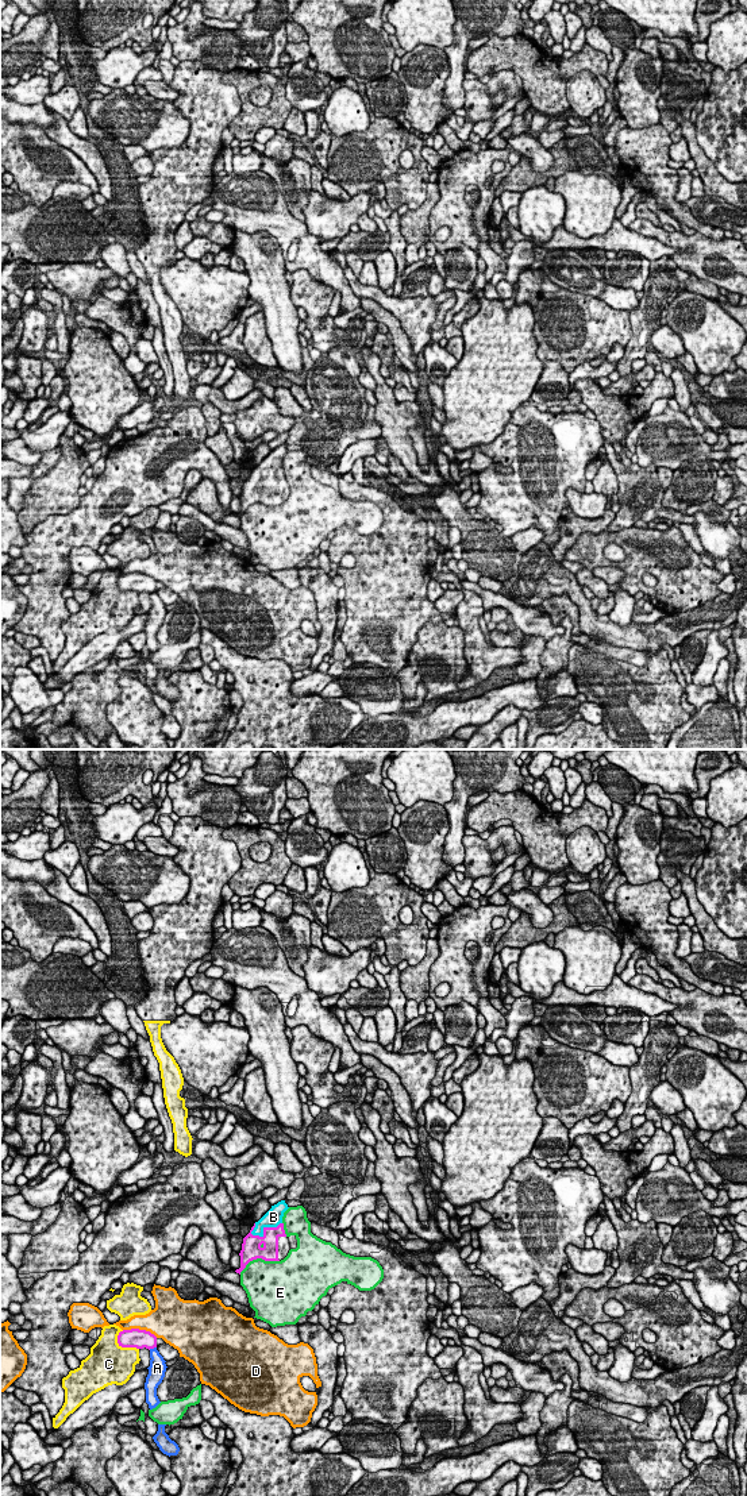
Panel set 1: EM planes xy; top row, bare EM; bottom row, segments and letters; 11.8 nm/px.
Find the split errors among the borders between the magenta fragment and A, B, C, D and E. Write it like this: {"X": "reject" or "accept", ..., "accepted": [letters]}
{"A": "reject", "B": "accept", "C": "reject", "D": "reject", "E": "reject", "accepted": ["B"]}

